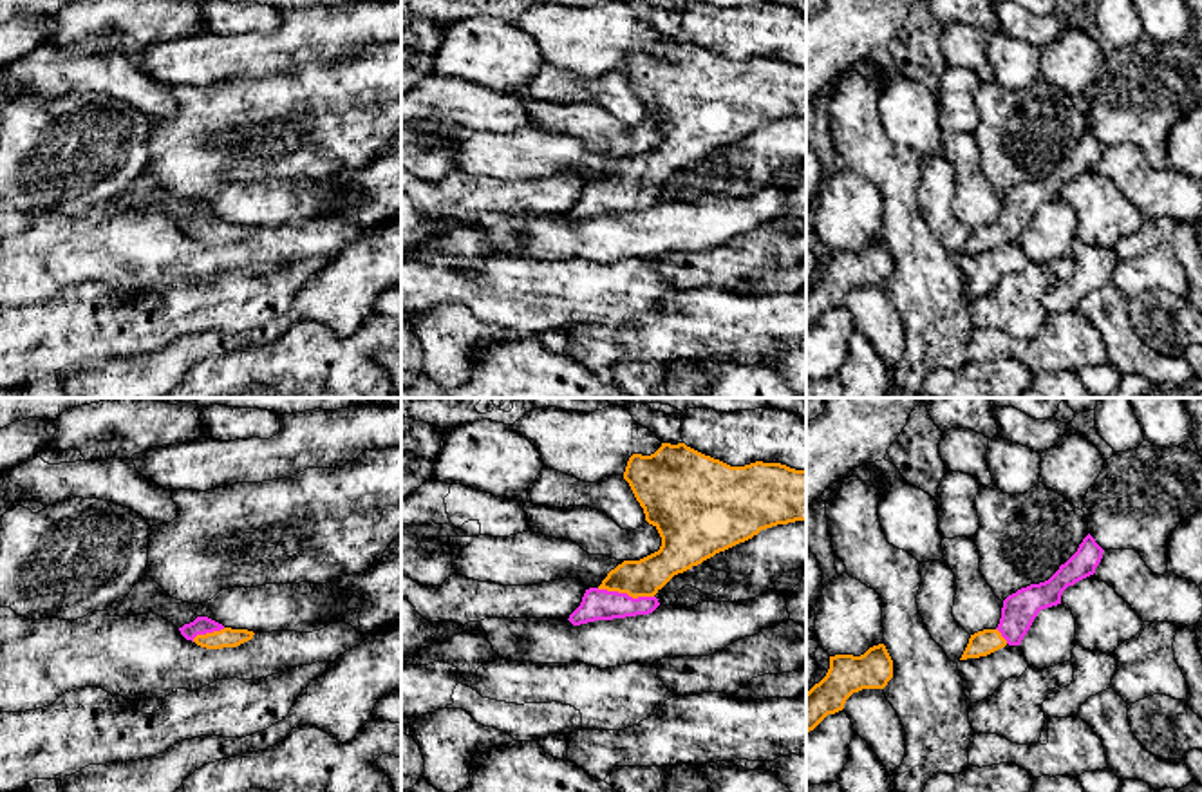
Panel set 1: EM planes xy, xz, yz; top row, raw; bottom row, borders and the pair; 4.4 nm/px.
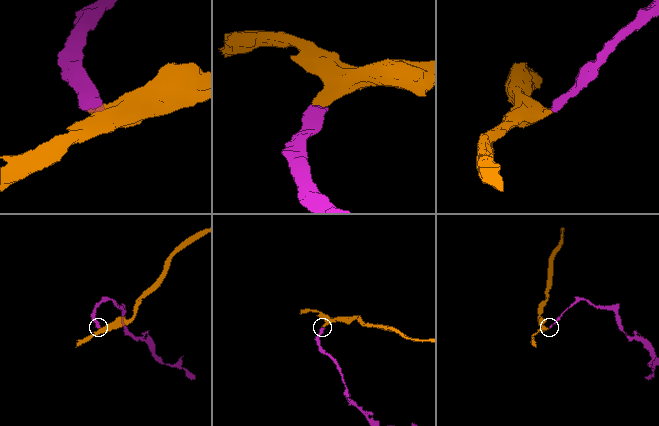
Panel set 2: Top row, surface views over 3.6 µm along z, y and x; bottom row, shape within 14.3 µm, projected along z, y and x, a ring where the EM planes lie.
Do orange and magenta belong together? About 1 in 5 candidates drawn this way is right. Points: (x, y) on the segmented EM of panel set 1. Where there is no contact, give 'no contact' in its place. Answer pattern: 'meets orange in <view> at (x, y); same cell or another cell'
meets orange in xz at (626, 592); same cell

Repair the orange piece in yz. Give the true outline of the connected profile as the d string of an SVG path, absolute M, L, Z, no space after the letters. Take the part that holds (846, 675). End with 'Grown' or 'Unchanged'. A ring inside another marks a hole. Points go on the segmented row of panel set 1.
M884 644L864 655L830 656L826 676L806 693L806 732L828 714L844 709L846 700L862 689L884 689L893 678L893 660Z. Unchanged

